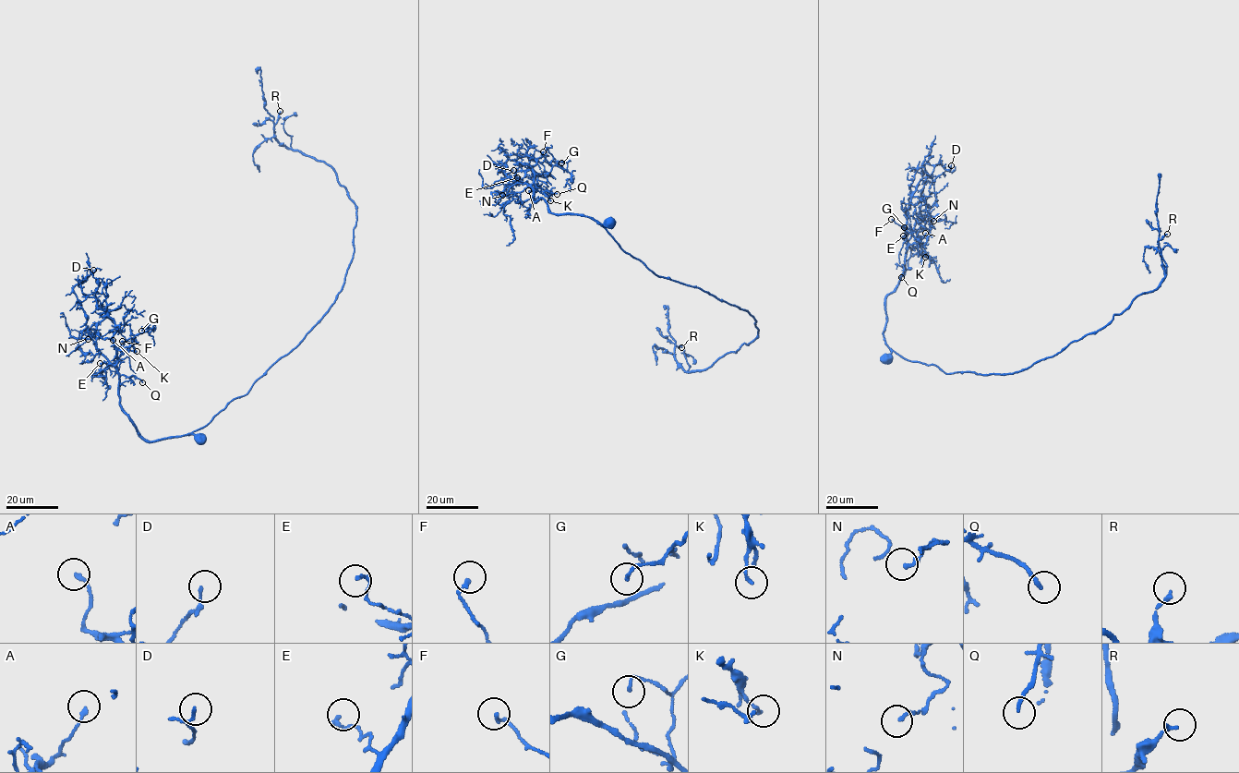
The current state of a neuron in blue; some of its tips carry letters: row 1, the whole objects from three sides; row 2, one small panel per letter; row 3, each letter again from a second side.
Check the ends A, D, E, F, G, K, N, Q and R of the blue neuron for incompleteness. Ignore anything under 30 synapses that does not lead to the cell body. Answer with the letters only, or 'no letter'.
Q

